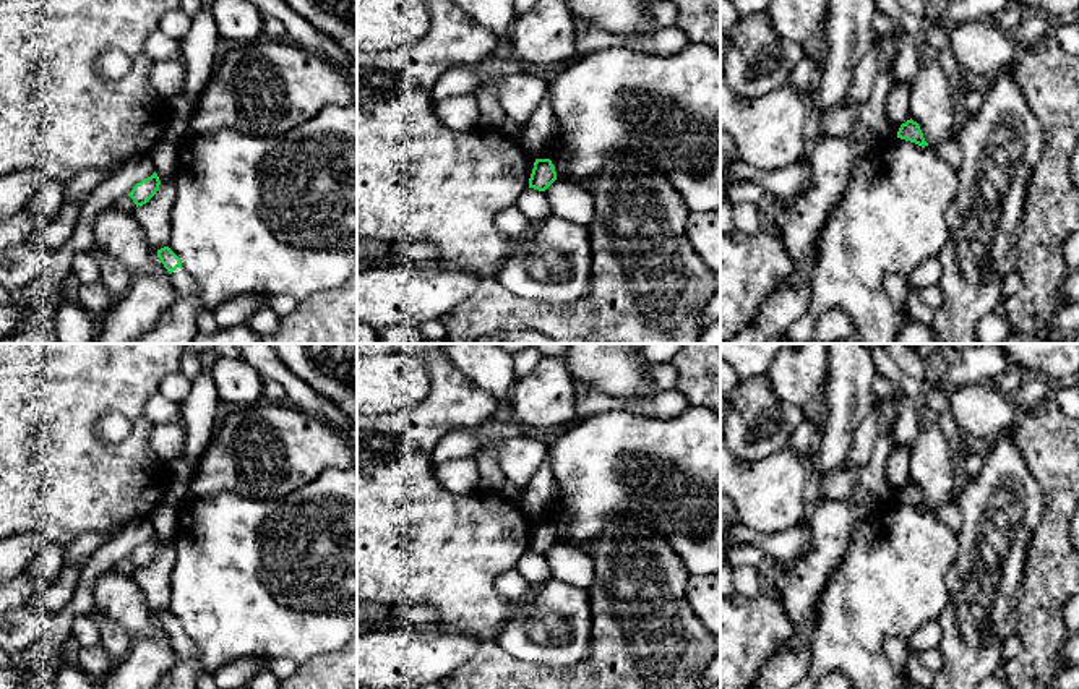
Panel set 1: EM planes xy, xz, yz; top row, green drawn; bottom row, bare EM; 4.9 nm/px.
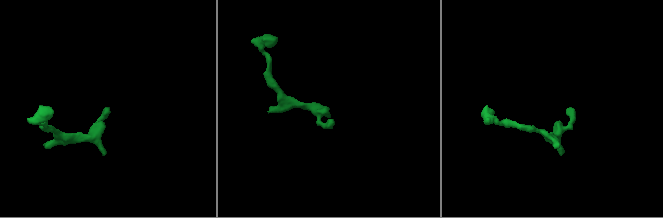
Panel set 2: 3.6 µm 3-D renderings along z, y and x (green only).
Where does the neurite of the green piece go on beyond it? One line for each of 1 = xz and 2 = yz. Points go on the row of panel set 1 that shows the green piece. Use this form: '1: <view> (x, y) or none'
1: none
2: none

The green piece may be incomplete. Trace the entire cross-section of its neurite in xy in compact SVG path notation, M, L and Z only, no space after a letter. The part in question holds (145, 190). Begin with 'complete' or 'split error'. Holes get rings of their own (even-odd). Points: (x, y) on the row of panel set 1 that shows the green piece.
complete | M154 172L151 177L141 180L133 186L133 190L128 193L128 196L133 199L133 203L138 206L146 204L159 190L161 180L157 173Z

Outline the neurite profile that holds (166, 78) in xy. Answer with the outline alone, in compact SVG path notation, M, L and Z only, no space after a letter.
M183 57L170 62L156 62L153 63L149 73L149 86L156 94L169 101L180 92L183 86L183 78Z

